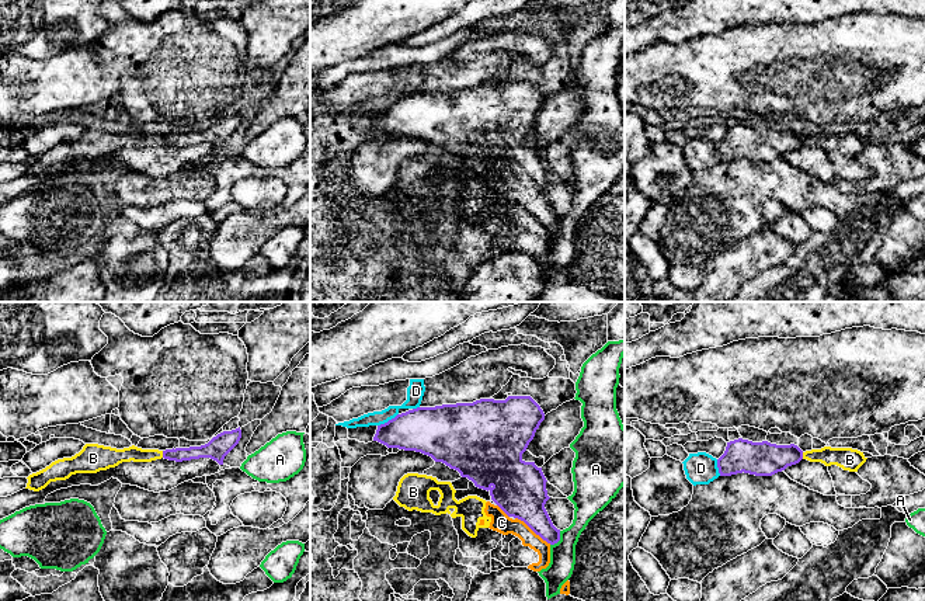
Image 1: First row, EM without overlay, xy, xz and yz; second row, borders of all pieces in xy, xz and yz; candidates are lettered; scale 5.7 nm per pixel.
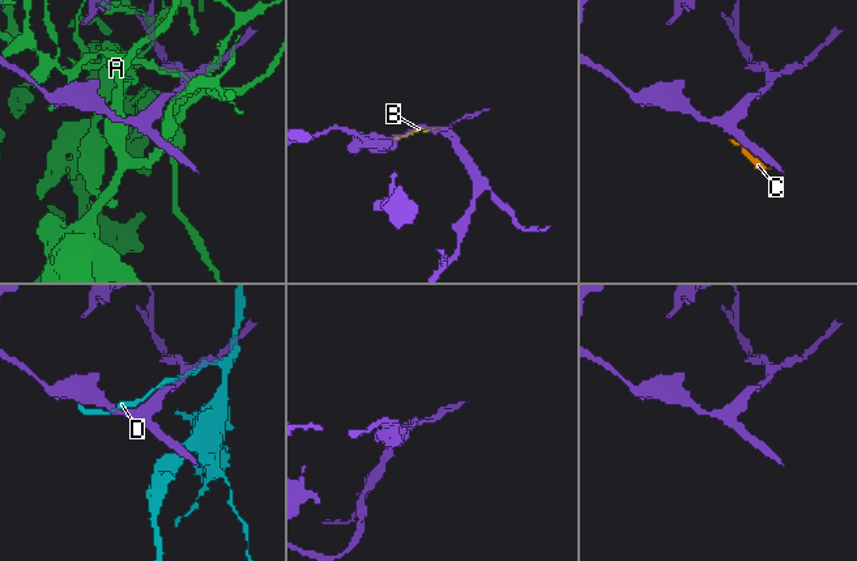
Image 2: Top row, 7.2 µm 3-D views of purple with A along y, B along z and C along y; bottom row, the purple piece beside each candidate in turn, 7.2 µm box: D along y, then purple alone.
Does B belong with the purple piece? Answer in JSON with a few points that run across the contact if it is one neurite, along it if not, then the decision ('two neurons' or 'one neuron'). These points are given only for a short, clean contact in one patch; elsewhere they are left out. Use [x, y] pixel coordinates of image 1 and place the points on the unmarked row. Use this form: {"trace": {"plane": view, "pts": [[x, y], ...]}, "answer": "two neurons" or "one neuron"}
{"trace": {"plane": "xy", "pts": [[162, 136], [163, 142]]}, "answer": "two neurons"}

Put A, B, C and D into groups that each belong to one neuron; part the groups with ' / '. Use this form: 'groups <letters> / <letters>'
groups A / B C / D

